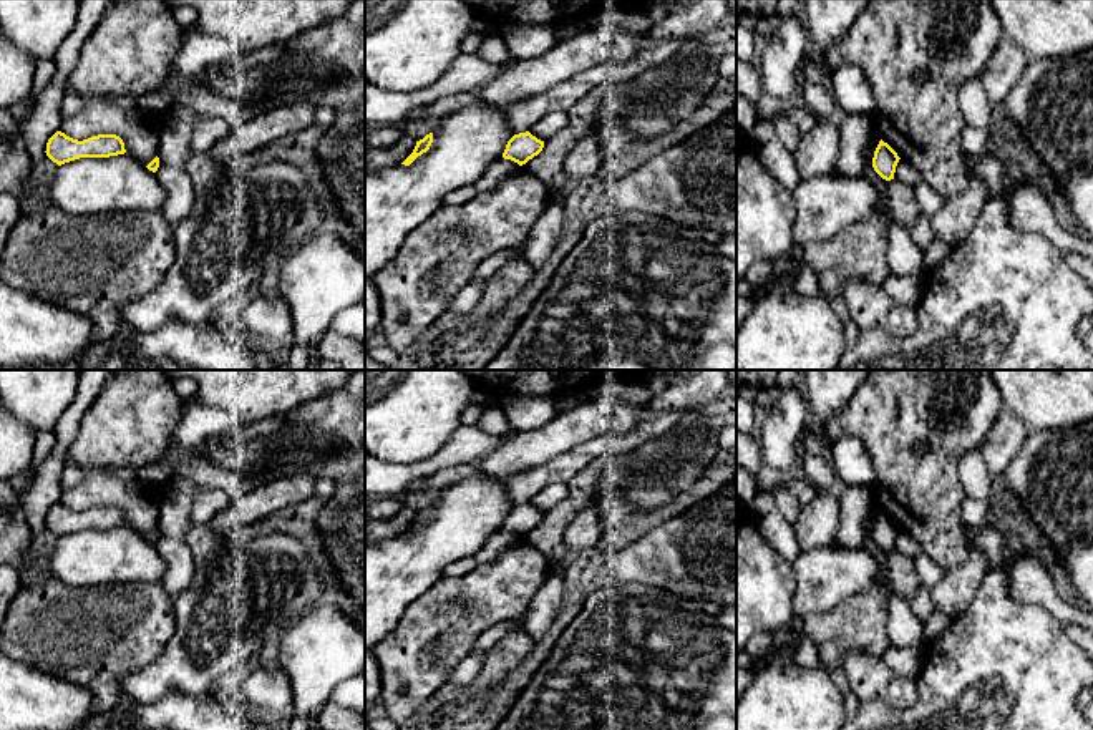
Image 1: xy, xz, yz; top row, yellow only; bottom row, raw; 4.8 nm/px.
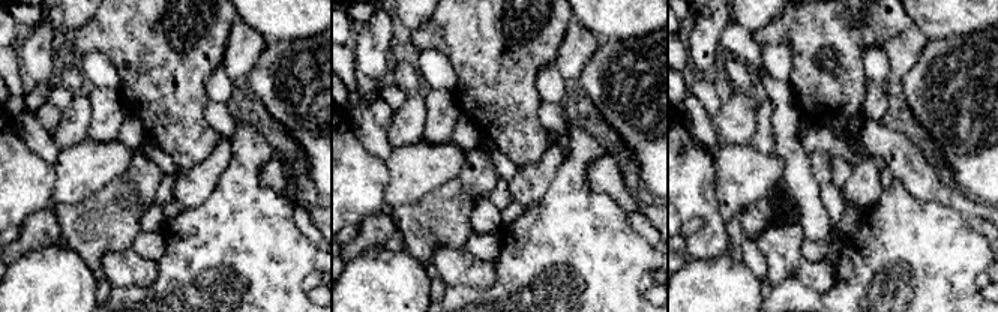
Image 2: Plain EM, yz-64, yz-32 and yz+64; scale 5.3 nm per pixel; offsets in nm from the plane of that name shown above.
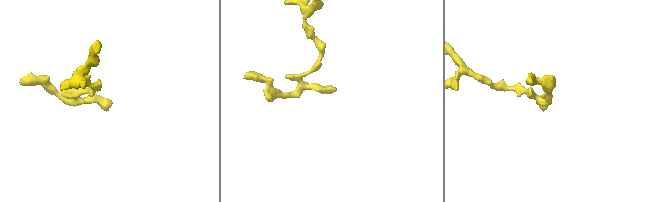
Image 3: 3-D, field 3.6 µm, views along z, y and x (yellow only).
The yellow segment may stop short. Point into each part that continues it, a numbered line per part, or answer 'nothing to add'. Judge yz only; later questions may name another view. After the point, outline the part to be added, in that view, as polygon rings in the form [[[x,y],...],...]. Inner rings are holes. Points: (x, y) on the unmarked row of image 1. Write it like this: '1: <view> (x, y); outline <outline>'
nothing to add

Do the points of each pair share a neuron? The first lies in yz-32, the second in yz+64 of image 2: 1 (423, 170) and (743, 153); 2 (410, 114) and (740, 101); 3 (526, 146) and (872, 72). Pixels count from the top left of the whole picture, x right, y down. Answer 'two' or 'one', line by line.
1: one
2: one
3: two

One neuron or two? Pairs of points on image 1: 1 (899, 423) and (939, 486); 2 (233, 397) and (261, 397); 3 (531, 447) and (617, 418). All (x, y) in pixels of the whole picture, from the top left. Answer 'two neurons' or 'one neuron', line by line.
1: one neuron
2: one neuron
3: one neuron

